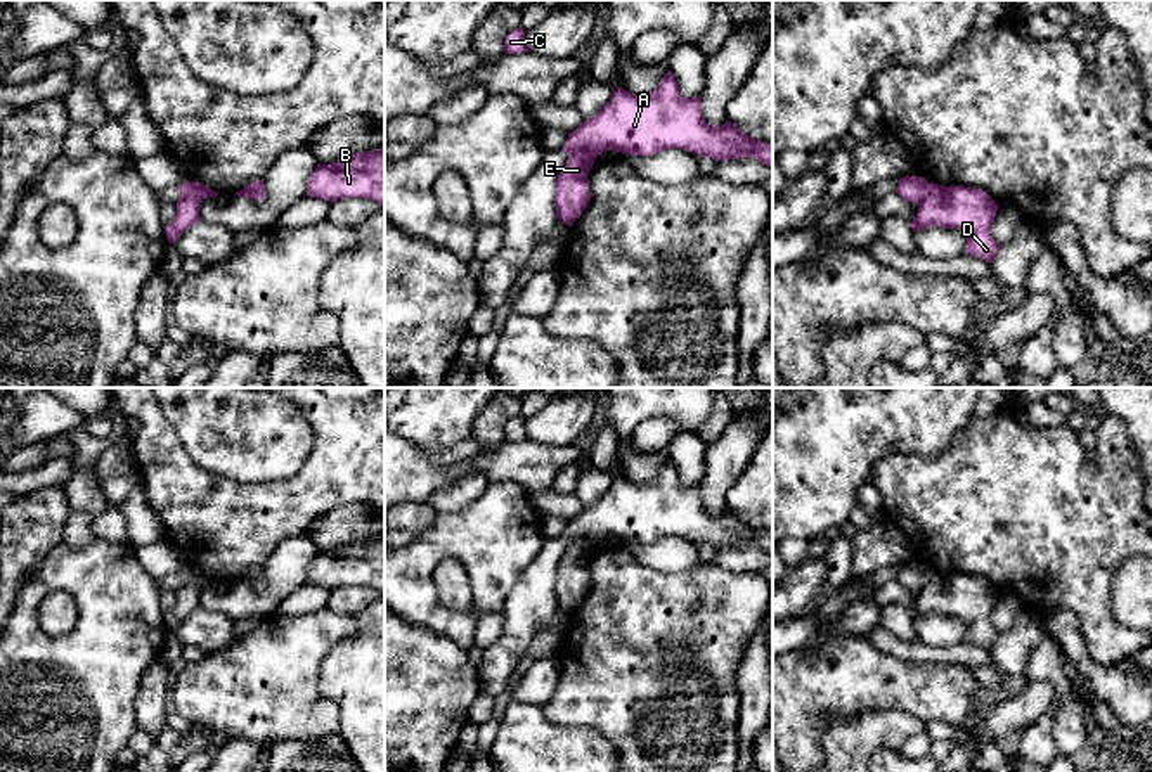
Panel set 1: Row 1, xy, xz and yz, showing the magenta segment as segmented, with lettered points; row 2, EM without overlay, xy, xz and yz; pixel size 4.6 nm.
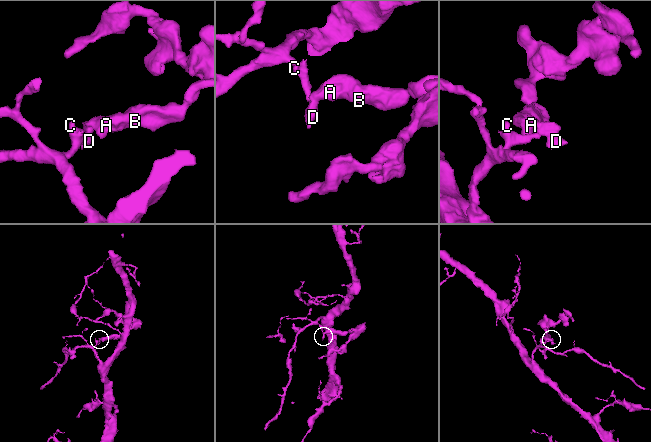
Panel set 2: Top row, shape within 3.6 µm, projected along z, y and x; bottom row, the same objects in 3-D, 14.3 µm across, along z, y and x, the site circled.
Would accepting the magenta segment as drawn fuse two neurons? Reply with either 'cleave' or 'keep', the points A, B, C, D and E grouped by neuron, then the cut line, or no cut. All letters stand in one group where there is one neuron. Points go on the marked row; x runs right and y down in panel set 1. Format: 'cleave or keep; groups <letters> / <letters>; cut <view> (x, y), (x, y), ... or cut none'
cleave; groups A B / C D E; cut xz (570, 153), (589, 153), (595, 158)

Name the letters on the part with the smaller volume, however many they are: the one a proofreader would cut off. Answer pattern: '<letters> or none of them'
A, B

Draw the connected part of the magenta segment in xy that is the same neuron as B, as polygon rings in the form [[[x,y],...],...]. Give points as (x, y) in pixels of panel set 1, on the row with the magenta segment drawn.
[[[385,145],[378,151],[355,152],[331,164],[317,164],[307,185],[307,196],[329,204],[338,199],[367,197],[385,204]]]

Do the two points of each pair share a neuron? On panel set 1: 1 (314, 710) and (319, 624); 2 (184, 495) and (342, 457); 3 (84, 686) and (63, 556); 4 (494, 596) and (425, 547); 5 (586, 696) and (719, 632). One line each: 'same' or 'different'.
1: same
2: same
3: same
4: same
5: same

